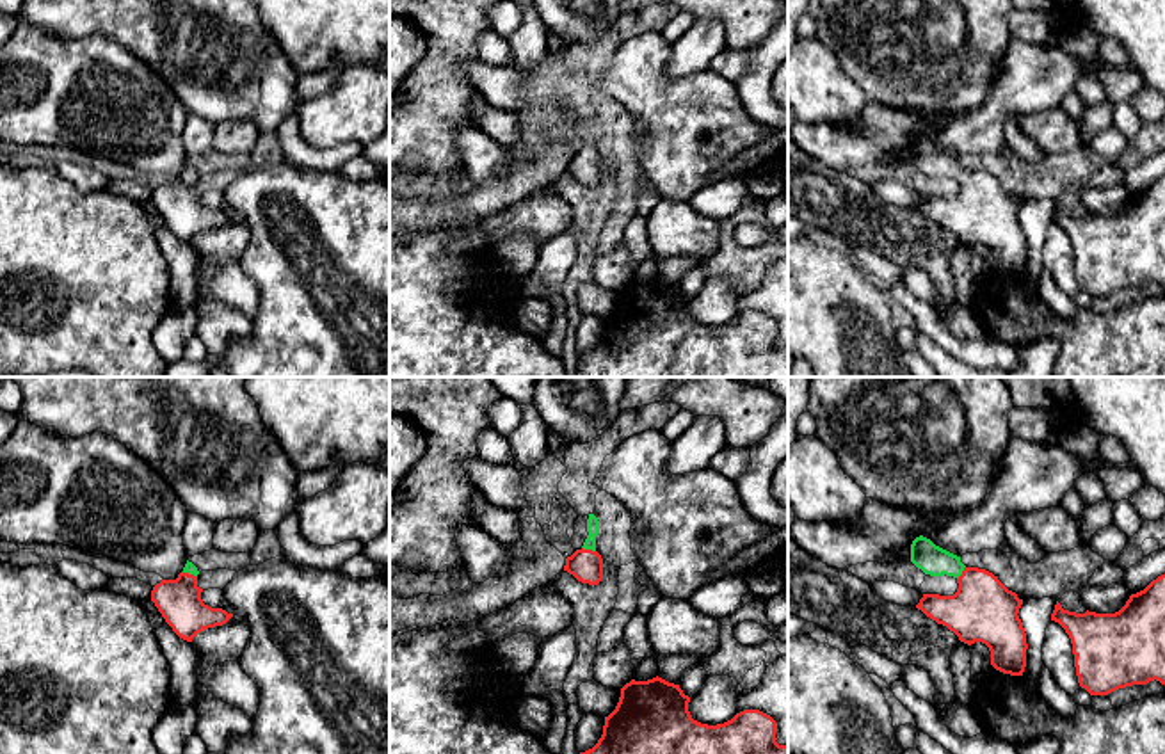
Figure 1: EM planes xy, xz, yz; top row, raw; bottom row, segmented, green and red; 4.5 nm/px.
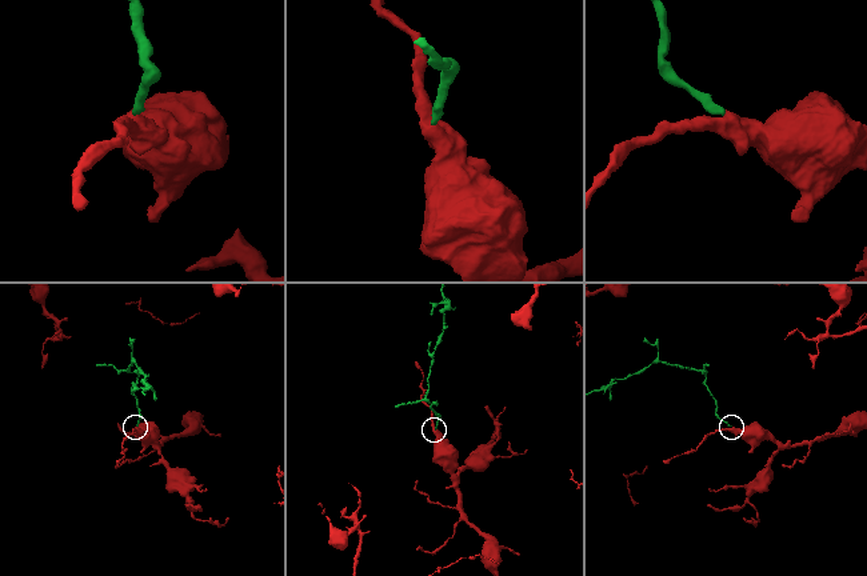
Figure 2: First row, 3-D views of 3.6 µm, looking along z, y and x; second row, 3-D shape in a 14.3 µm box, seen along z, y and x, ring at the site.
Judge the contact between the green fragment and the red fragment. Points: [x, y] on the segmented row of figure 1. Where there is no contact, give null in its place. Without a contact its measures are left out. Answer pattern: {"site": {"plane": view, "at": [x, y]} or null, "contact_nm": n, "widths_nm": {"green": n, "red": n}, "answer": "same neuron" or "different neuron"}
{"site": {"plane": "xz", "at": [589, 548]}, "contact_nm": 70, "widths_nm": {"green": 60, "red": 150}, "answer": "same neuron"}

